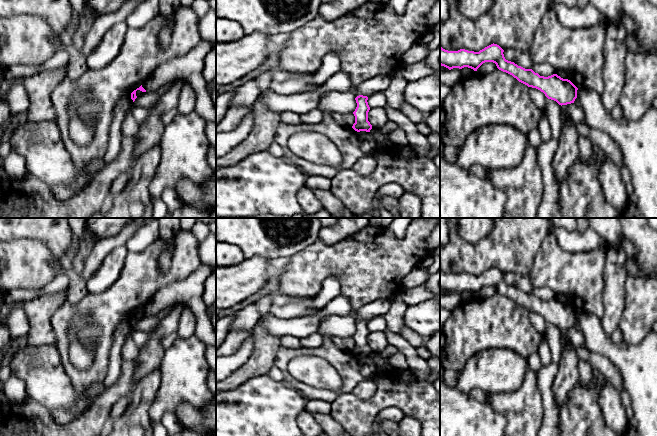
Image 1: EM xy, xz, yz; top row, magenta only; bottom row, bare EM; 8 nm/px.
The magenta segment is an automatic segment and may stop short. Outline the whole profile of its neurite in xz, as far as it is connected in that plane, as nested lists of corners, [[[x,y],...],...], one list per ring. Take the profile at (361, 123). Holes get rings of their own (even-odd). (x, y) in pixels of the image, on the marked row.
[[[359,95],[355,98],[357,107],[355,111],[353,112],[355,116],[355,123],[353,124],[352,128],[357,131],[366,131],[370,132],[372,129],[372,125],[368,121],[368,112],[370,110],[370,107],[368,105],[368,97]]]

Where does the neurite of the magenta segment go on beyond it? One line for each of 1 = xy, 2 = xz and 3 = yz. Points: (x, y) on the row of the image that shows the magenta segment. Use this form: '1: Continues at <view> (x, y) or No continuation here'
1: No continuation here
2: No continuation here
3: No continuation here

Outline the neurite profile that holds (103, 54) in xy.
[[[125,23],[112,26],[99,44],[87,56],[88,70],[102,70],[119,54],[125,34],[129,28]]]

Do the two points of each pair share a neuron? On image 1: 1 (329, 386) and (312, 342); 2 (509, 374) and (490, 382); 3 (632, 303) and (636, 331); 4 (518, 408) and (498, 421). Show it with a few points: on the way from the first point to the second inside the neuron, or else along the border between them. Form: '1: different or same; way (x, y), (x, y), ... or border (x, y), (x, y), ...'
1: different; border (324, 337), (323, 342), (319, 346), (300, 346)
2: same; way (504, 374), (498, 374), (495, 377)
3: same; way (636, 310), (636, 324)
4: different; border (485, 402), (505, 419), (506, 425)

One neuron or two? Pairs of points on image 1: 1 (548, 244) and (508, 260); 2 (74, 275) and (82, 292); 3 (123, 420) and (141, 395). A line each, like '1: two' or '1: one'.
1: two
2: one
3: one

